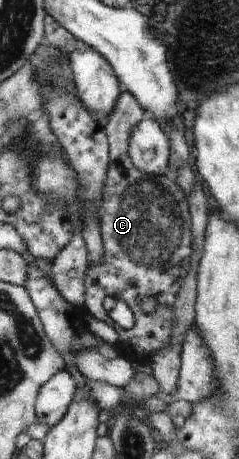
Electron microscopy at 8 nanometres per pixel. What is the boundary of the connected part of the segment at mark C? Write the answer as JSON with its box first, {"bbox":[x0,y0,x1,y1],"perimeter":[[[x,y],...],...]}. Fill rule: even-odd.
{"bbox":[84,88,193,364],"perimeter":[[[123,88],[121,95],[116,99],[115,107],[109,114],[109,120],[103,127],[107,134],[109,144],[109,167],[107,180],[104,183],[103,199],[101,200],[102,210],[99,213],[99,225],[103,246],[101,263],[97,265],[87,265],[87,271],[84,279],[86,310],[92,317],[108,326],[112,326],[119,336],[115,347],[121,356],[130,362],[137,361],[140,364],[152,364],[152,358],[160,351],[169,346],[171,334],[173,331],[173,312],[177,299],[177,292],[182,286],[184,277],[191,266],[193,249],[193,236],[191,233],[191,214],[187,205],[187,196],[179,185],[169,178],[170,172],[166,175],[152,176],[140,169],[132,162],[129,155],[129,132],[136,123],[144,119],[144,111],[126,88]],[[152,296],[157,302],[156,308],[151,313],[142,311],[142,300]],[[104,298],[118,298],[126,302],[126,306],[132,310],[135,316],[135,324],[131,329],[120,327],[108,315],[108,312],[102,306]]]}

